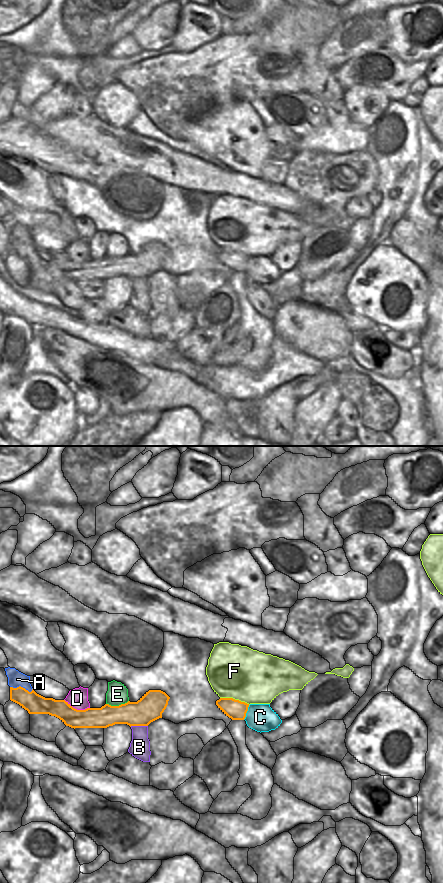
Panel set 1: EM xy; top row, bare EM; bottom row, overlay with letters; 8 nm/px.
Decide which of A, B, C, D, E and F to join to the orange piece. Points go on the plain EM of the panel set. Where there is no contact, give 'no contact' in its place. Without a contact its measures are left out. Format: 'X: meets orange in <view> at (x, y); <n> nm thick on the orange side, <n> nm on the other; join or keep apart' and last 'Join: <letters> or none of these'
A: meets orange in xy at (20, 238); 160 nm thick on the orange side, 130 nm on the other; keep apart
B: meets orange in xy at (138, 277); 220 nm thick on the orange side, 160 nm on the other; keep apart
C: meets orange in xy at (246, 264); 160 nm thick on the orange side, 220 nm on the other; keep apart
D: meets orange in xy at (76, 261); 170 nm thick on the orange side, 160 nm on the other; keep apart
E: meets orange in xy at (117, 258); 200 nm thick on the orange side, 170 nm on the other; keep apart
F: meets orange in xy at (234, 251); 160 nm thick on the orange side, 440 nm on the other; keep apart
Join: none of these

